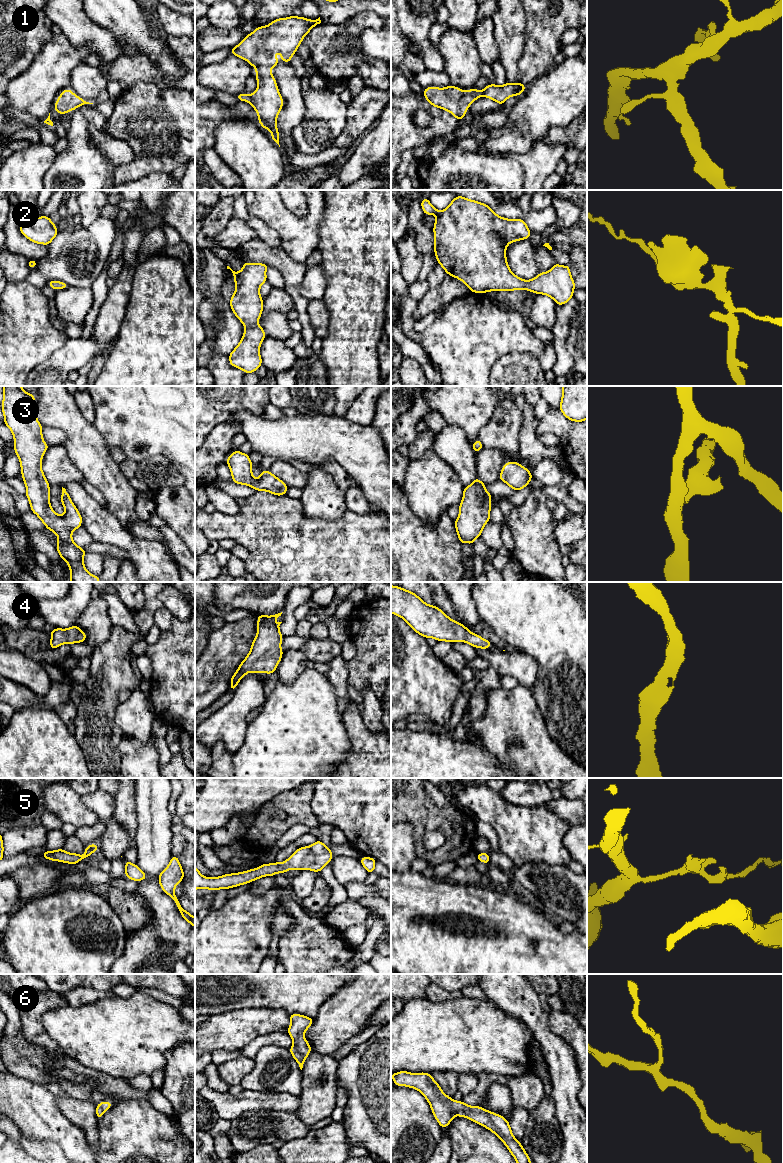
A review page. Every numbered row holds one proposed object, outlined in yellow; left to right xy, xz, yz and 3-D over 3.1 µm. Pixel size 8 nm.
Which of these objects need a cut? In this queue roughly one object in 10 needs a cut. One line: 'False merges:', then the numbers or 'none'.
False merges: none

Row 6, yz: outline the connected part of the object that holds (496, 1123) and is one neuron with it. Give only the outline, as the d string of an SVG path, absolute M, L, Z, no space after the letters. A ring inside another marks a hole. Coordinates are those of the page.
M400 1071L392 1074L391 1078L396 1086L407 1086L422 1093L442 1128L446 1128L455 1115L468 1118L493 1132L505 1144L517 1163L531 1163L522 1144L511 1132L509 1121L500 1114L480 1106L467 1105L463 1101L454 1101L442 1091L432 1074Z

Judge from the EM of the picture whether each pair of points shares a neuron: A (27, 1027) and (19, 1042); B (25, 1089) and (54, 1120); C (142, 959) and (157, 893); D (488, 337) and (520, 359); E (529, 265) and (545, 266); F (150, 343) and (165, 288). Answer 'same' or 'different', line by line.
A: different
B: same
C: same
D: different
E: different
F: same

